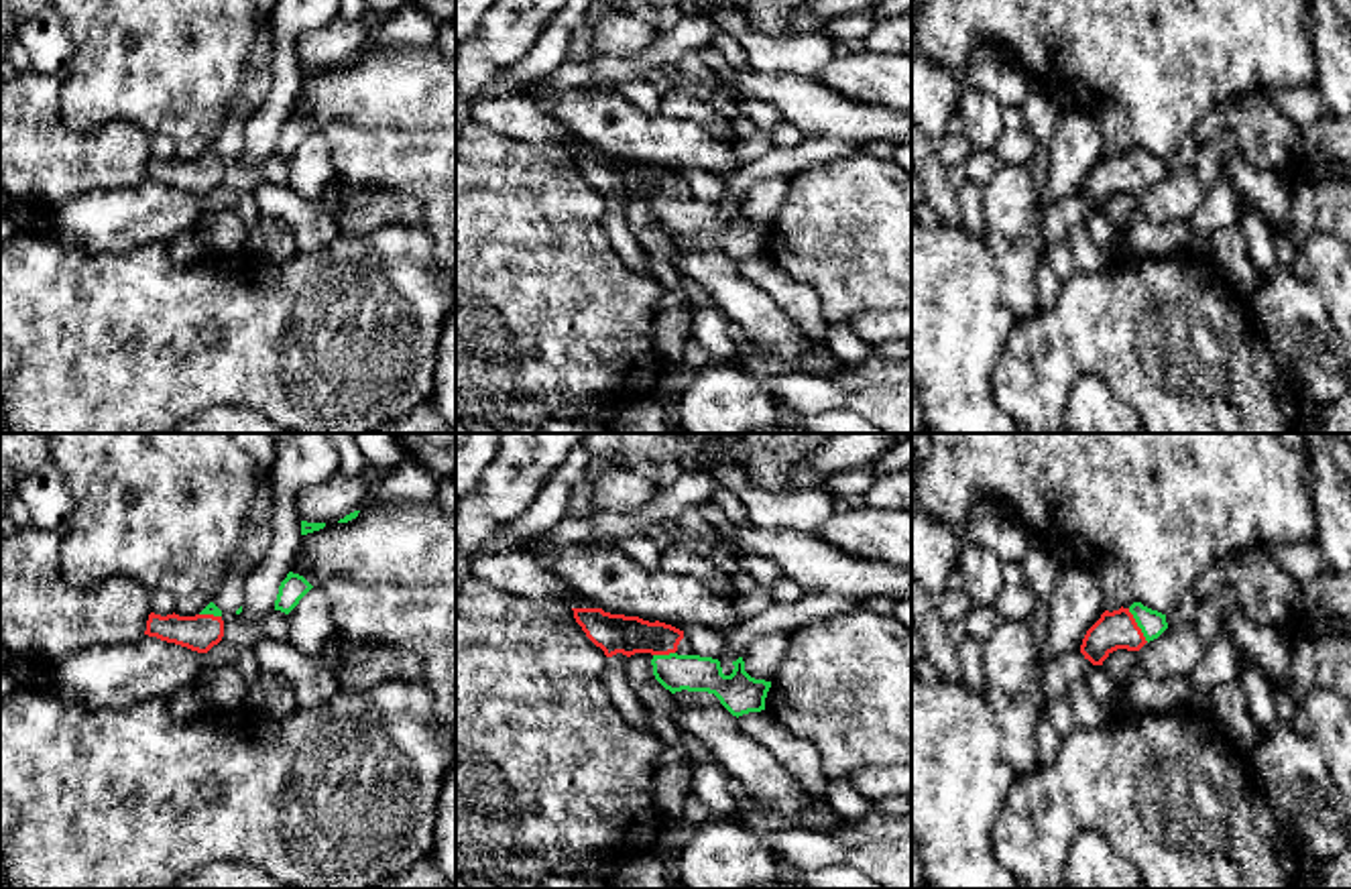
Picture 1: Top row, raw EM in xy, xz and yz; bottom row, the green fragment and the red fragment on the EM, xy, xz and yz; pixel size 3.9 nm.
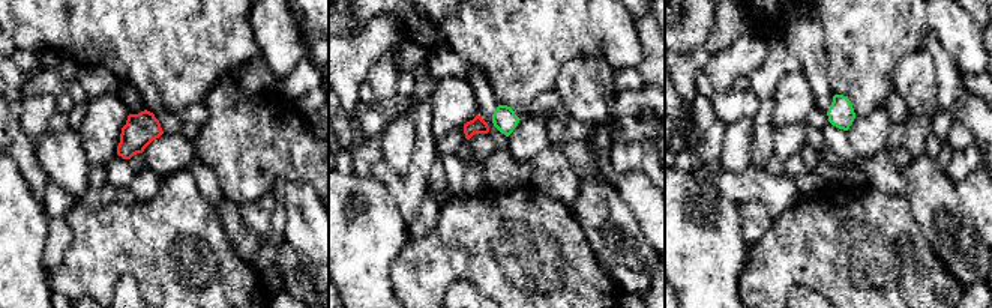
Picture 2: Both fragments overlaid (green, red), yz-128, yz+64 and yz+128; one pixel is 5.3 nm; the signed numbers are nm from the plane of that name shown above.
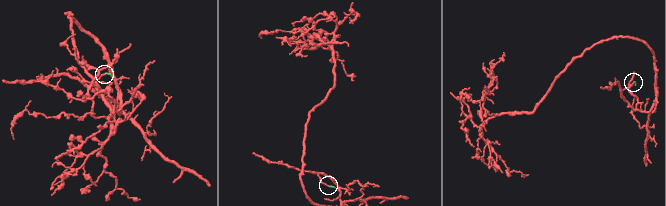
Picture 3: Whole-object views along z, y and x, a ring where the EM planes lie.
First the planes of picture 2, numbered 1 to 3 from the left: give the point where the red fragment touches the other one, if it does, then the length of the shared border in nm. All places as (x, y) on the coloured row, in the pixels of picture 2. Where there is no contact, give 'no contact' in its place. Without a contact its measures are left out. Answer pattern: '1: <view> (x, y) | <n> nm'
1: no contact
2: no contact
3: no contact

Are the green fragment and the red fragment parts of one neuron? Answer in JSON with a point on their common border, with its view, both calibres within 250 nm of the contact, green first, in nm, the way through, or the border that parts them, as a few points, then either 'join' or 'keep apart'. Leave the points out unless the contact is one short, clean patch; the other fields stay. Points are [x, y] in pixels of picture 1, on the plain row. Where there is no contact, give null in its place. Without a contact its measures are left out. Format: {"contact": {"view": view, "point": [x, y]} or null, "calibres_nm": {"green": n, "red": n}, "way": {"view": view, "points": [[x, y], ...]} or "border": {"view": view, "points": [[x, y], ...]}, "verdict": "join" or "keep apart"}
{"contact": {"view": "yz", "point": [1138, 169]}, "calibres_nm": {"green": 110, "red": 150}, "way": {"view": "yz", "points": [[1152, 167], [1138, 169], [1118, 173]]}, "verdict": "join"}

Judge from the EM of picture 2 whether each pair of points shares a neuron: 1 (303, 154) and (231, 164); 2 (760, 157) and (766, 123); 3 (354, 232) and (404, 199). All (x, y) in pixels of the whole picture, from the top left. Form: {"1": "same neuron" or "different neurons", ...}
{"1": "same neuron", "2": "same neuron", "3": "different neurons"}

